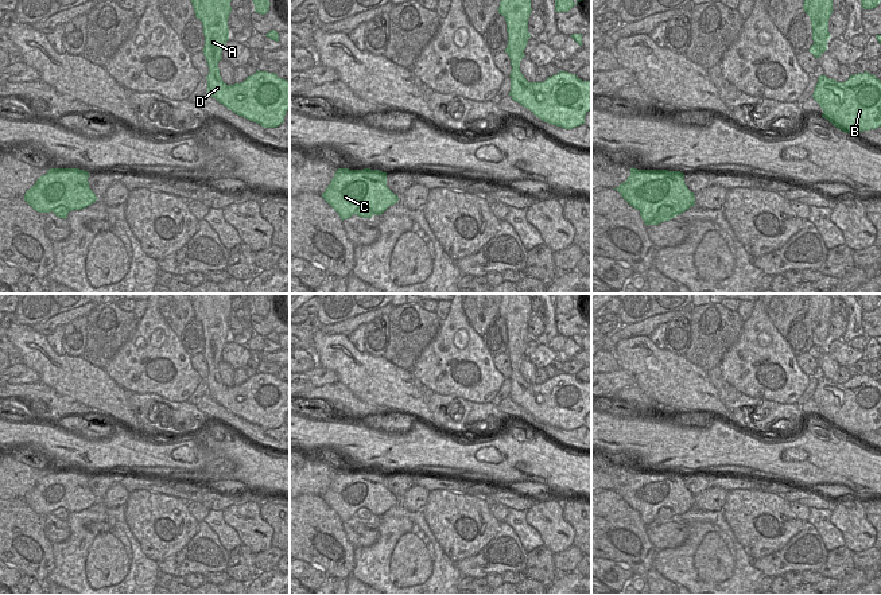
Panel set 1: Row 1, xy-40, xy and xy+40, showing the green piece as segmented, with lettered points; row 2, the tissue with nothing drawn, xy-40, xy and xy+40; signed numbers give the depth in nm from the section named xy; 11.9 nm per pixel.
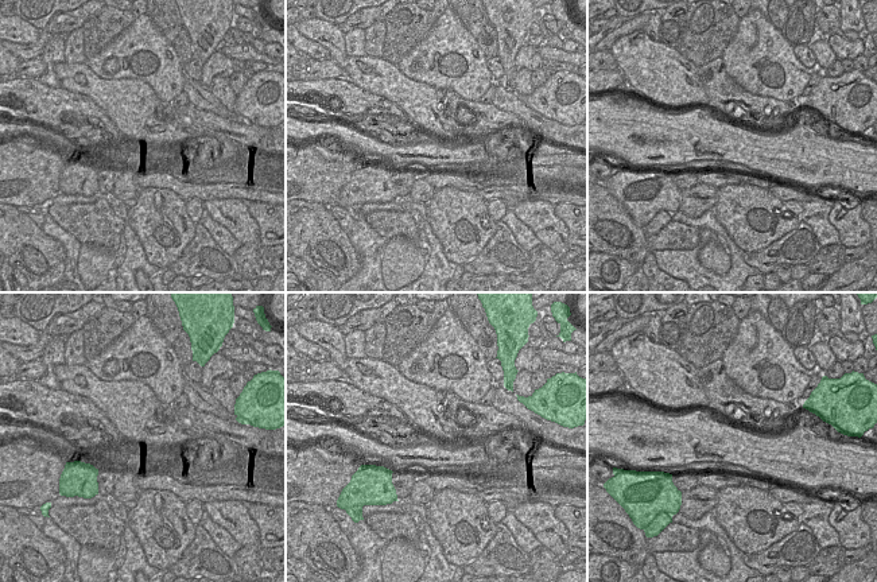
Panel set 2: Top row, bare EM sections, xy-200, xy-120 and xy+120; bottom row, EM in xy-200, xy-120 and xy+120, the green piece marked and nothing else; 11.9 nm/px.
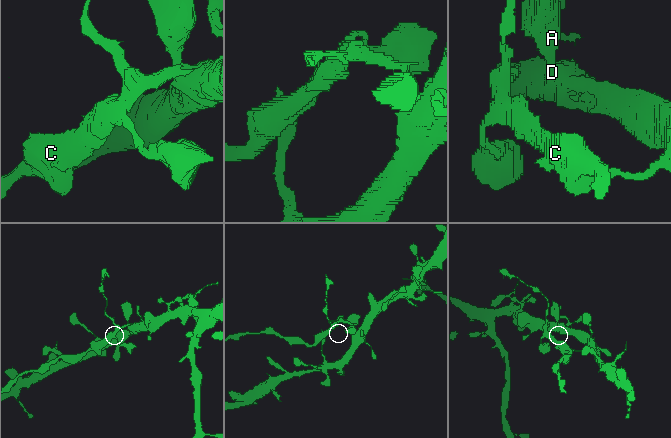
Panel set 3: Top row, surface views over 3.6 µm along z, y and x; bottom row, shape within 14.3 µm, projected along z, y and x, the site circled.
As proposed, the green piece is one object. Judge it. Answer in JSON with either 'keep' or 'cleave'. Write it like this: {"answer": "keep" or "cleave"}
{"answer": "cleave"}

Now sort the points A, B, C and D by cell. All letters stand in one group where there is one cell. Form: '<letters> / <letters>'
A B D / C

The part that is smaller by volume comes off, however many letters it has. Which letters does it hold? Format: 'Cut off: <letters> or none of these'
Cut off: C

